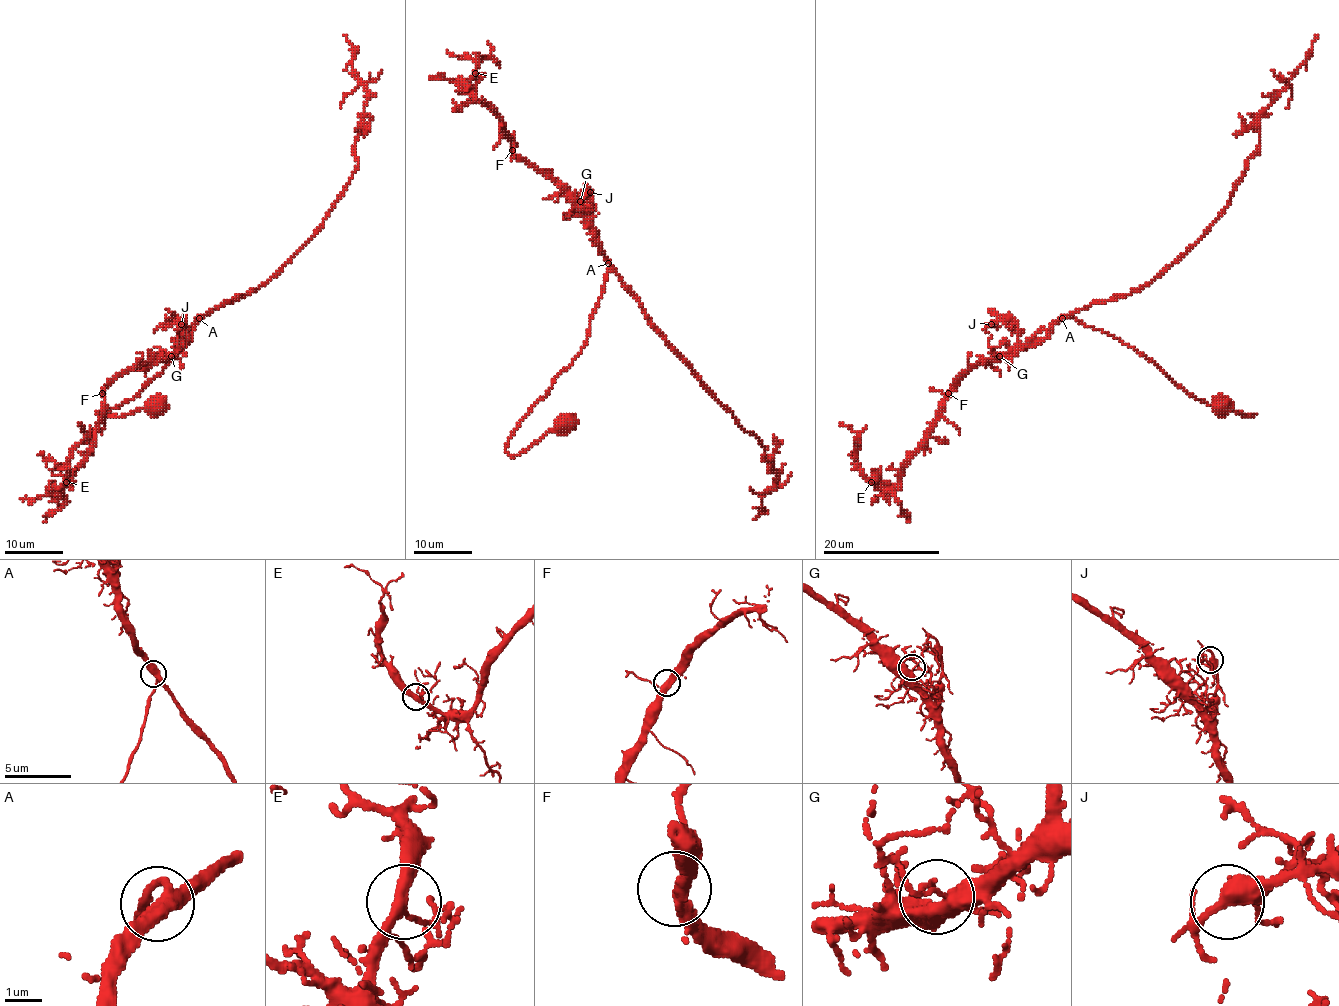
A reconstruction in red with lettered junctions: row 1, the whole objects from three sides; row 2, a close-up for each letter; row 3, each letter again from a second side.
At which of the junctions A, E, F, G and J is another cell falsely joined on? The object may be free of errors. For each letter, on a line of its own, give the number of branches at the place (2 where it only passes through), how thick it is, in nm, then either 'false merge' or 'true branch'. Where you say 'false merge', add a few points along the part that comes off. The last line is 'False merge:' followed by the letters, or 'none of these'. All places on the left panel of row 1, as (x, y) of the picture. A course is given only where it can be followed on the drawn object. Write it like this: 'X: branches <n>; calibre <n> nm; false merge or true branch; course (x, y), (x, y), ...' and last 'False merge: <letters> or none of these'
A: branches 3; calibre 340 nm; true branch
E: branches 3; calibre 280 nm; true branch
F: branches 3; calibre 320 nm; true branch
G: branches 3; calibre 320 nm; true branch
J: branches 3; calibre 360 nm; true branch
False merge: none of these

